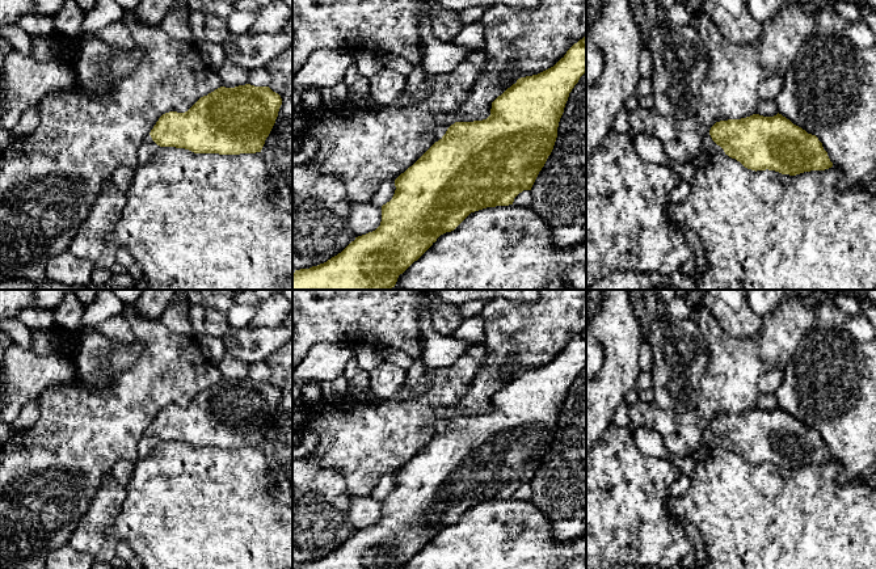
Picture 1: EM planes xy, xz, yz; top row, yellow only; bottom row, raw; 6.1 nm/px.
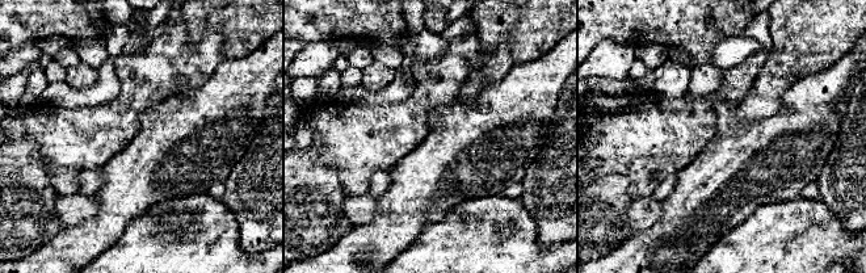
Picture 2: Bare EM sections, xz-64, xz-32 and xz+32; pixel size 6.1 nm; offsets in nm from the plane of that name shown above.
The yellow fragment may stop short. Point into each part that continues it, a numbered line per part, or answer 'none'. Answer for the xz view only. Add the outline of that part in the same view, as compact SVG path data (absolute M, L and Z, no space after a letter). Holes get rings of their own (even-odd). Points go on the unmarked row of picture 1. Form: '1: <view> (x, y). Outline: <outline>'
1: xz (442, 413). Outline: M438 406L435 408L435 431L442 433L442 430L446 427L447 422L451 420L451 410L452 406Z

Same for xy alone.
1: xy (146, 443). Outline: M146 433L144 435L142 435L138 442L138 456L139 458L148 456L149 452L153 450L156 441L157 438L151 433Z

